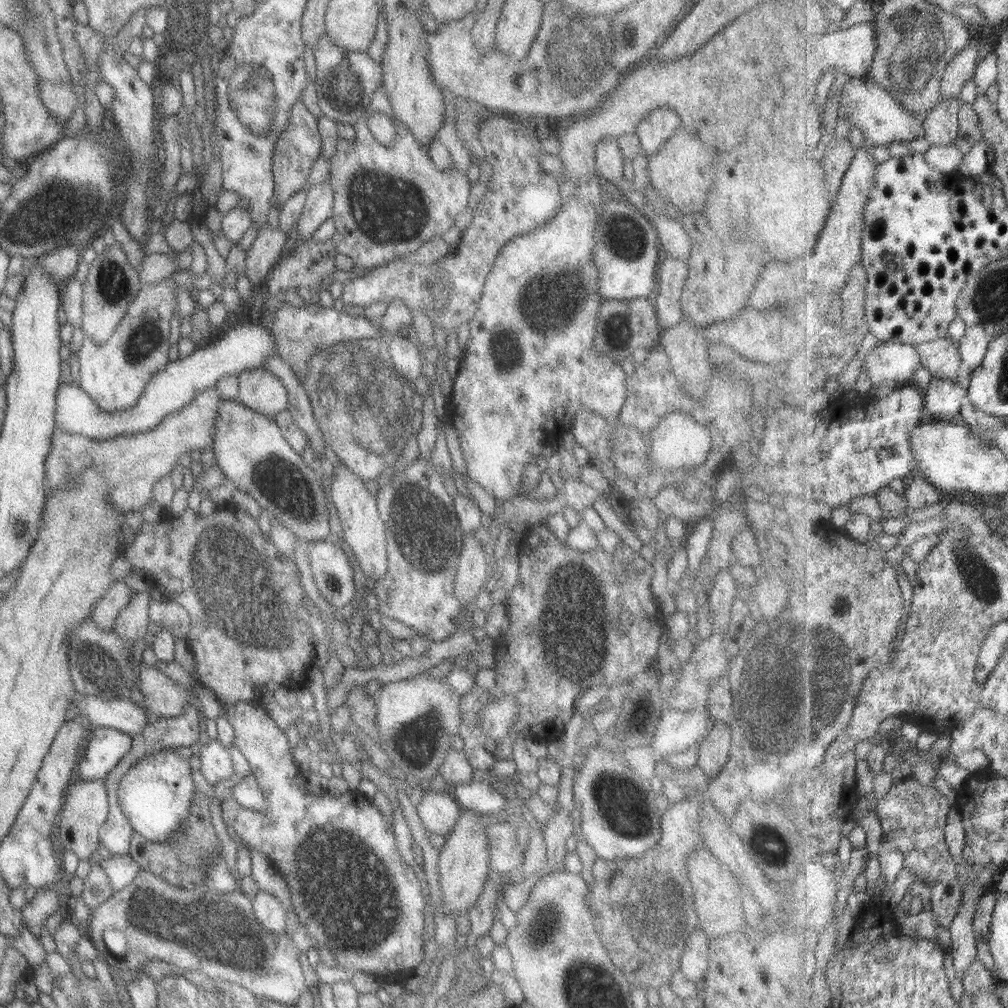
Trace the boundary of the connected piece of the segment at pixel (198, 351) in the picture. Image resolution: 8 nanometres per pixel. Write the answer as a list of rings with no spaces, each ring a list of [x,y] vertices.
[[[237,323],[215,342],[199,344],[188,356],[168,361],[149,378],[137,402],[119,412],[99,410],[77,384],[63,382],[55,395],[54,426],[67,434],[82,435],[93,441],[107,441],[118,435],[145,432],[162,418],[187,404],[197,392],[214,386],[222,376],[237,376],[242,370],[260,367],[269,352],[271,353],[271,348],[272,336],[266,325]]]

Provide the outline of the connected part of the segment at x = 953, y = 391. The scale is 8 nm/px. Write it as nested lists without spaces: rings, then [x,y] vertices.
[[[935,376],[923,393],[928,418],[941,421],[953,420],[959,414],[963,400],[968,397],[967,390],[959,381]]]

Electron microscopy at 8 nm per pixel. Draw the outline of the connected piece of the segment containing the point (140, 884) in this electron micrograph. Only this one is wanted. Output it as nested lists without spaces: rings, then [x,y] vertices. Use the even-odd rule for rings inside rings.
[[[140,870],[131,884],[114,891],[108,900],[91,910],[85,934],[97,949],[97,956],[112,970],[137,970],[149,961],[161,960],[178,970],[194,971],[213,980],[239,985],[256,999],[295,1006],[299,995],[307,989],[297,961],[299,951],[284,932],[271,934],[262,929],[252,916],[249,902],[238,890],[208,891],[199,884],[183,891]],[[109,926],[121,930],[129,946],[127,952],[150,953],[109,954],[101,942],[101,934]]]

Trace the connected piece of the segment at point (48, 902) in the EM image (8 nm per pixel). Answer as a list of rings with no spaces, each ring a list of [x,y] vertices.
[[[41,889],[37,892],[37,899],[26,902],[20,909],[23,926],[36,938],[48,916],[55,913],[64,901],[60,900],[60,893],[53,889]]]

